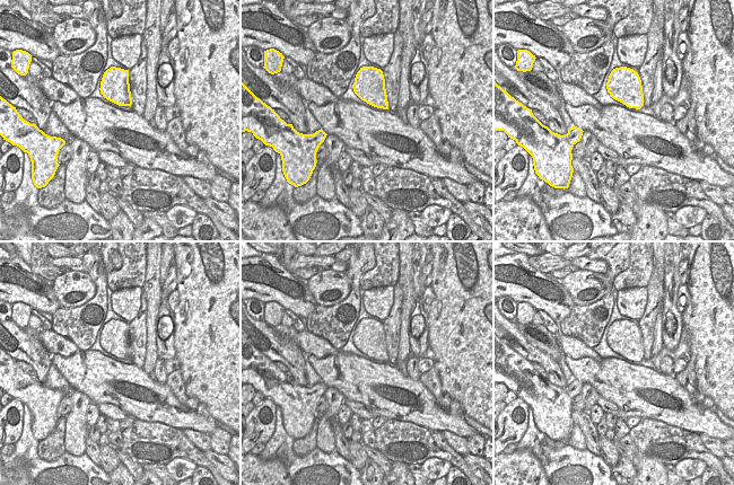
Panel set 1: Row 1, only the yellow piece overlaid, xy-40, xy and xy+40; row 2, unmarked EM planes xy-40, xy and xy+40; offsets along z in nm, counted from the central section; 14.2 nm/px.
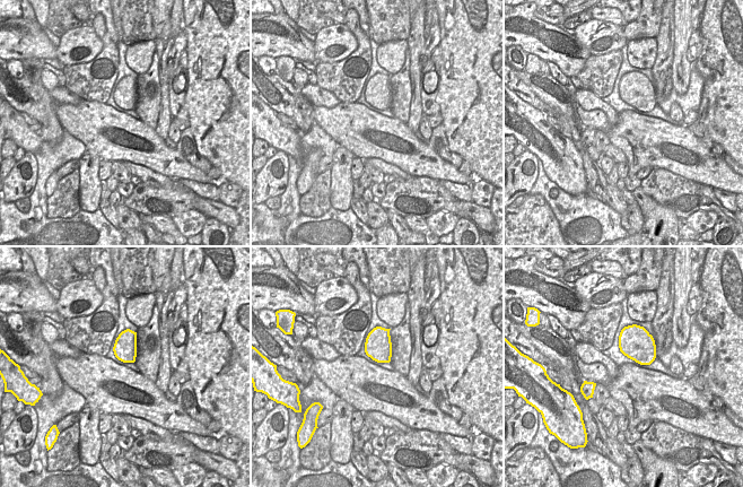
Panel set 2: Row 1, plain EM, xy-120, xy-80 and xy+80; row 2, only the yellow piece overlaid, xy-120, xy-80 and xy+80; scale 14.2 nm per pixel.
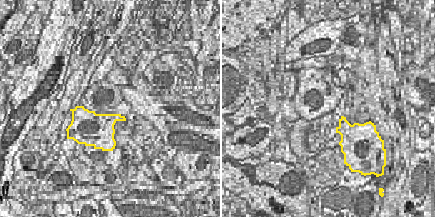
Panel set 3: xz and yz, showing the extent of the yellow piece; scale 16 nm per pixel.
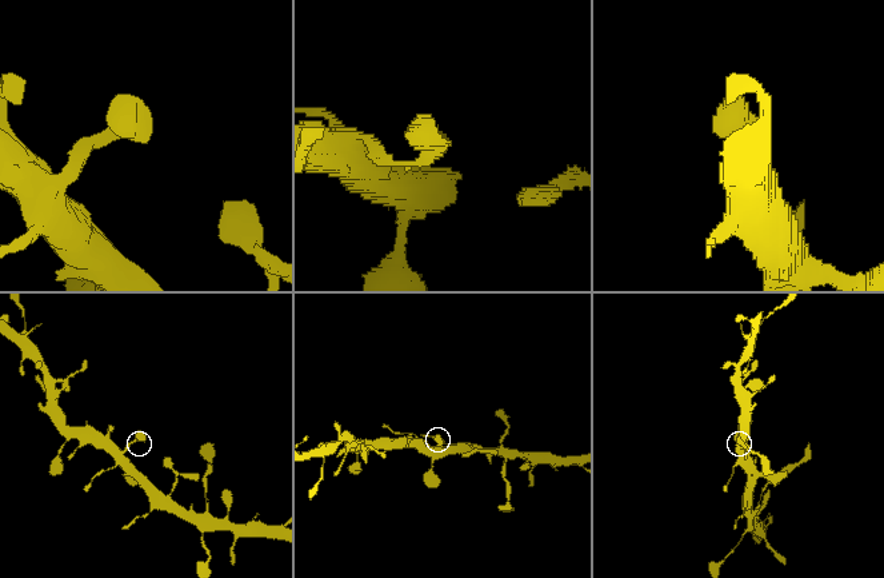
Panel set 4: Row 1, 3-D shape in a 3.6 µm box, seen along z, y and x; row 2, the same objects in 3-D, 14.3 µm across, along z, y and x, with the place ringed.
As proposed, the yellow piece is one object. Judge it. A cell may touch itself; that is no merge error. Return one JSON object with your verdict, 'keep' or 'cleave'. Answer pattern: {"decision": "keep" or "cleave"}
{"decision": "keep"}

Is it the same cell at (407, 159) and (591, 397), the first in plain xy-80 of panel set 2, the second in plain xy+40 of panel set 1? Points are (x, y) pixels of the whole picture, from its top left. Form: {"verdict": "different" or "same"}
{"verdict": "different"}

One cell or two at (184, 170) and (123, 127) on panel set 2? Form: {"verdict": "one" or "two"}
{"verdict": "one"}

